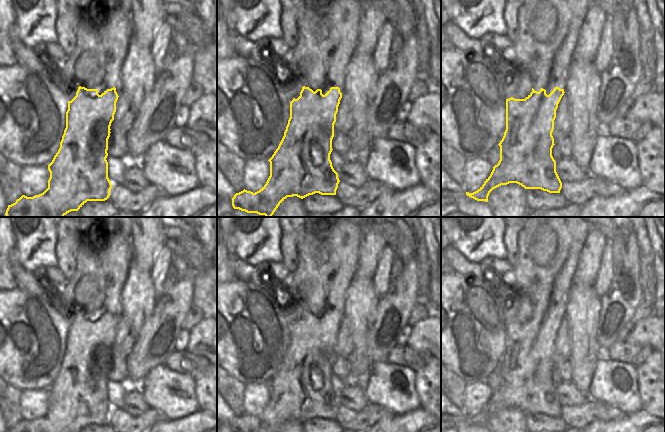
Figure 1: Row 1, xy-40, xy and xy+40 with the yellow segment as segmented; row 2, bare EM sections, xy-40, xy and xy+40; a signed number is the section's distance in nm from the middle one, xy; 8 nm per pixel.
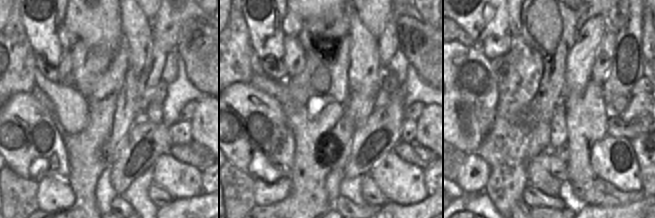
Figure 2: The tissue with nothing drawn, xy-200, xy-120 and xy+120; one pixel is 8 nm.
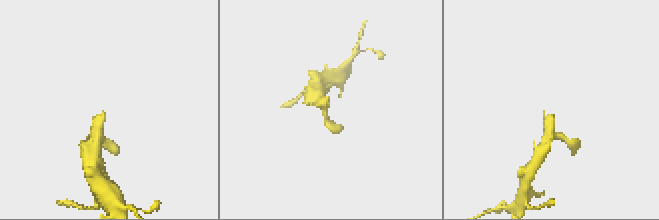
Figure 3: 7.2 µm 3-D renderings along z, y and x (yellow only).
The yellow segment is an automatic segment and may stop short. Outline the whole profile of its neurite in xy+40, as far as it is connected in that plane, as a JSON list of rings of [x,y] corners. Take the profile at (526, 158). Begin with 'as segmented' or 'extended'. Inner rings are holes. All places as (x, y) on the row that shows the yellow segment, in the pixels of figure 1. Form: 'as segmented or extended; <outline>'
extended; [[[524,0],[518,10],[518,38],[512,43],[511,51],[503,51],[502,57],[512,61],[516,72],[525,71],[532,78],[532,92],[525,99],[506,99],[506,130],[500,143],[500,160],[490,176],[475,192],[466,195],[488,202],[490,192],[509,183],[517,183],[525,189],[541,189],[549,193],[560,193],[562,182],[556,172],[556,161],[552,156],[554,120],[558,104],[566,92],[566,80],[572,64],[572,56],[584,18],[591,7],[599,7],[608,17],[614,13],[620,0]]]

